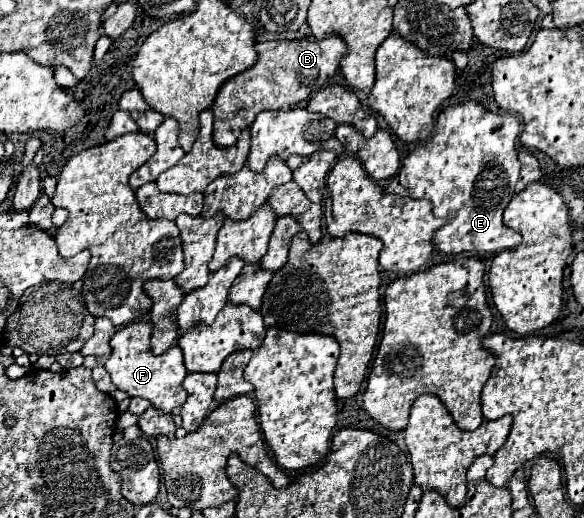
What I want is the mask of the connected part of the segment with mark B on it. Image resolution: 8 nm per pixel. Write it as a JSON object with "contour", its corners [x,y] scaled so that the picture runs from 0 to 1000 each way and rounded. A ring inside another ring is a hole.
{"contour":[[[534,68],[500,79],[452,79],[435,87],[442,118],[380,160],[366,203],[366,276],[373,284],[394,284],[408,268],[411,253],[428,245],[445,214],[459,210],[497,210],[514,195],[534,191],[548,172],[558,168],[562,149],[568,149],[582,125],[582,110],[592,102],[592,83],[582,68],[558,68],[555,75],[538,75]]]}

